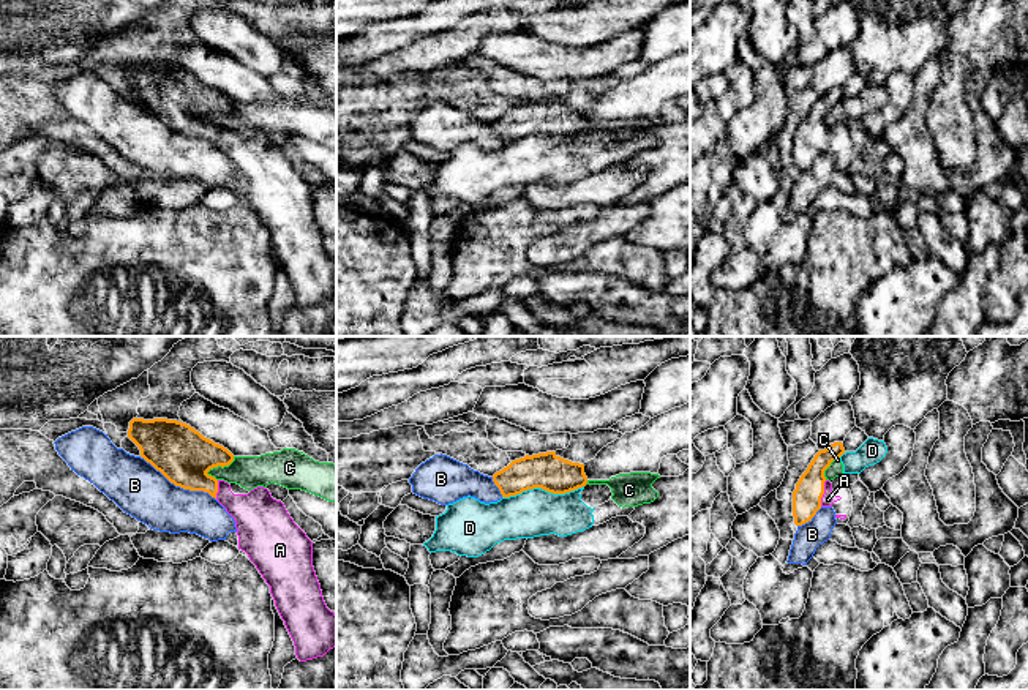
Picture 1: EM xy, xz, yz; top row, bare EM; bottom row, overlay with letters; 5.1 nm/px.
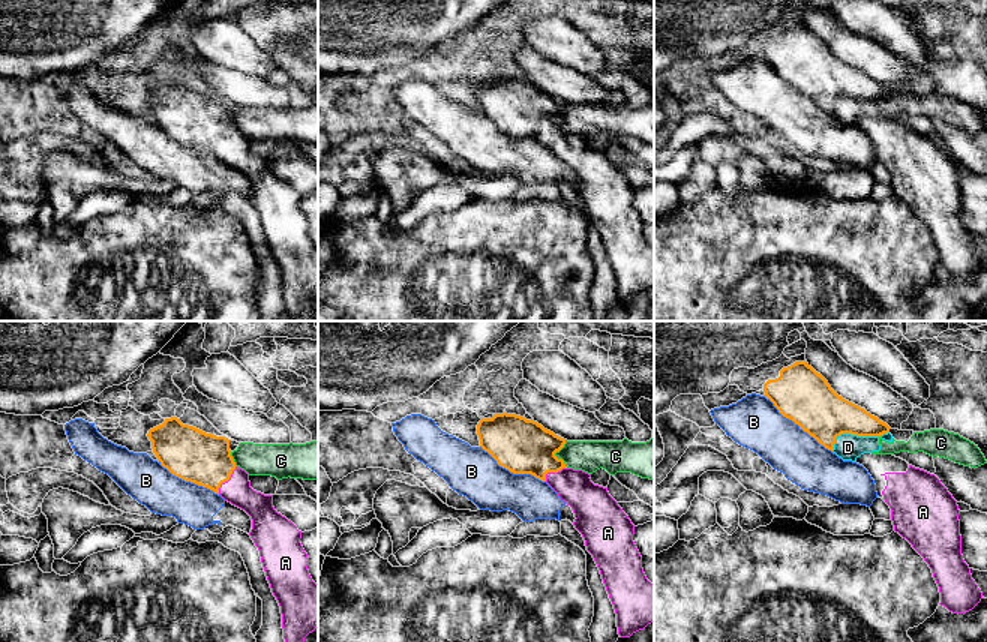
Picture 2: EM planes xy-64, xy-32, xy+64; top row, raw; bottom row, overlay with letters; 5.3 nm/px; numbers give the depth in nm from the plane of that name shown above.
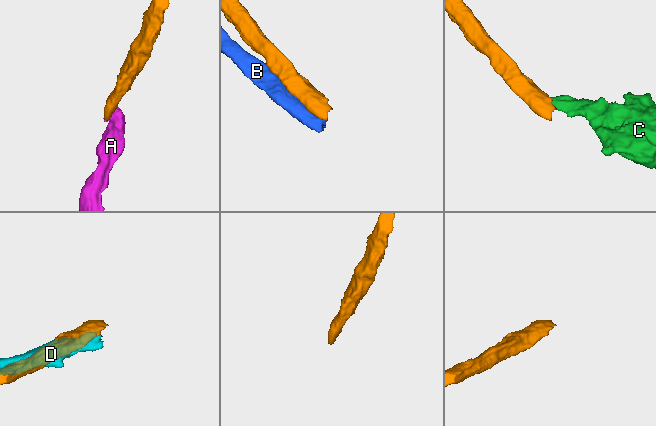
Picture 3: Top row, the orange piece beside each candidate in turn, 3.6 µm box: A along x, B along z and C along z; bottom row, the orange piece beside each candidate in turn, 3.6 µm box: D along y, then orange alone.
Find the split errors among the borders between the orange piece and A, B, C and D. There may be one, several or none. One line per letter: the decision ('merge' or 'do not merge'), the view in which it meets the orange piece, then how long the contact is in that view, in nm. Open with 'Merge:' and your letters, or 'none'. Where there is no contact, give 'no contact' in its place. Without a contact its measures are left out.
Merge: A
A: merge; meets orange in yz; contact 140 nm long
B: do not merge; meets orange in xy; contact 440 nm long
C: do not merge; meets orange in xy; contact 170 nm long
D: do not merge; meets orange in xz; contact 420 nm long

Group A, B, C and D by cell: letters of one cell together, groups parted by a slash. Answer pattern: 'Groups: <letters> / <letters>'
Groups: A / B / C D

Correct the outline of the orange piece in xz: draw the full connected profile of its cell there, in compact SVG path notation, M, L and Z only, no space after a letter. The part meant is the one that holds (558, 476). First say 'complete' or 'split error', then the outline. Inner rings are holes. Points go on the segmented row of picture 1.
complete | M546 452L512 461L493 475L493 482L502 497L510 497L534 488L565 494L586 486L587 477L584 464L564 459L556 452Z

